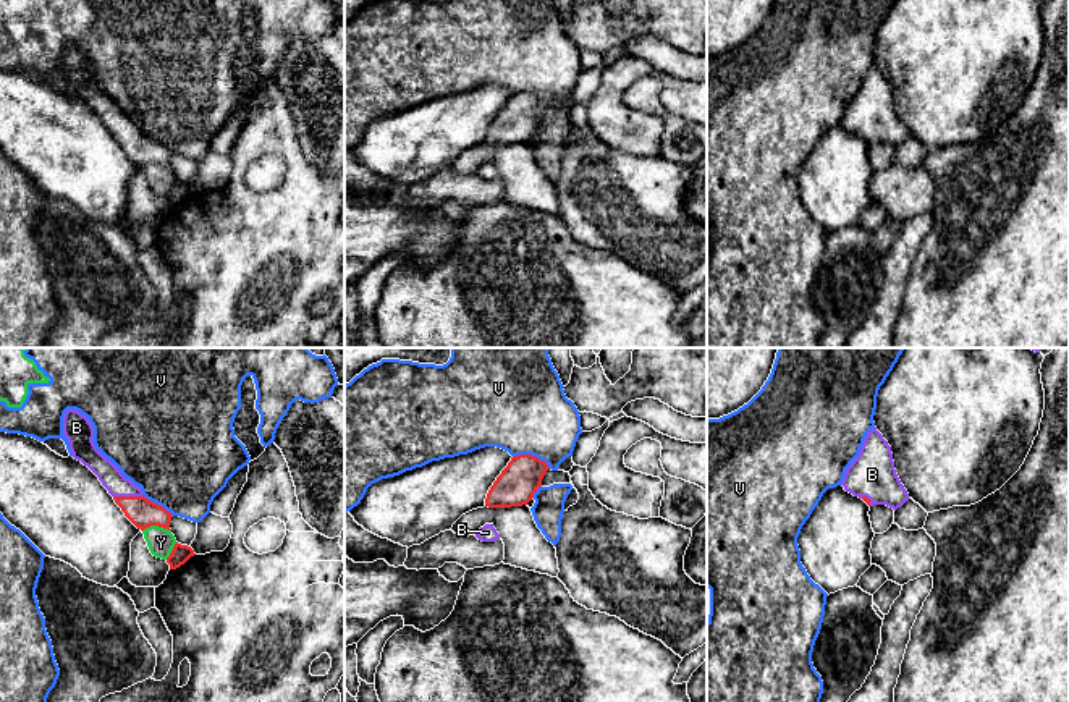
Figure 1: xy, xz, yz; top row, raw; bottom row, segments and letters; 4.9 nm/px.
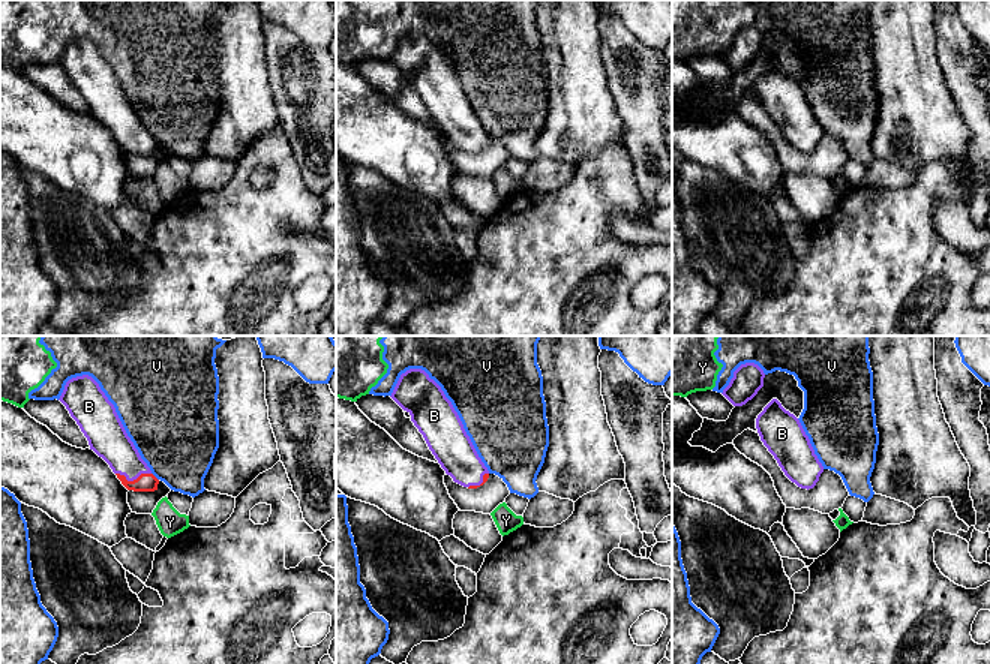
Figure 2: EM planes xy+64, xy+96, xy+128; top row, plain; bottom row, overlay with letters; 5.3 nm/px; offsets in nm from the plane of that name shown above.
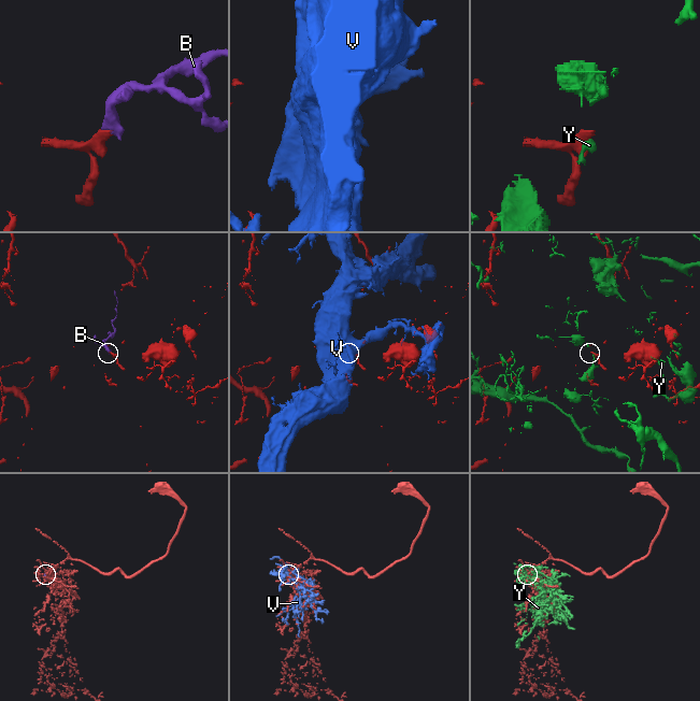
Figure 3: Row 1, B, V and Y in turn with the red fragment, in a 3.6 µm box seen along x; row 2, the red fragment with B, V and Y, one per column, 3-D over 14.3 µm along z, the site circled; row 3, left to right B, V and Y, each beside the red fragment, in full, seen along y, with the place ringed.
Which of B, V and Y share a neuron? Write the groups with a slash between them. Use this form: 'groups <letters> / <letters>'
groups B / V Y

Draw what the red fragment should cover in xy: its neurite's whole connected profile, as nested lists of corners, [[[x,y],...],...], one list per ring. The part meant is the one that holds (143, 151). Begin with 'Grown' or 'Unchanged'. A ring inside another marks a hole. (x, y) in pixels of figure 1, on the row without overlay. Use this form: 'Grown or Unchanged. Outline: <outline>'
Grown. Outline: [[[68,47],[63,55],[63,71],[70,79],[73,95],[87,104],[113,134],[125,154],[141,168],[158,163],[170,167],[171,150],[147,137],[141,125],[126,116],[94,82],[94,65],[86,53]]]

